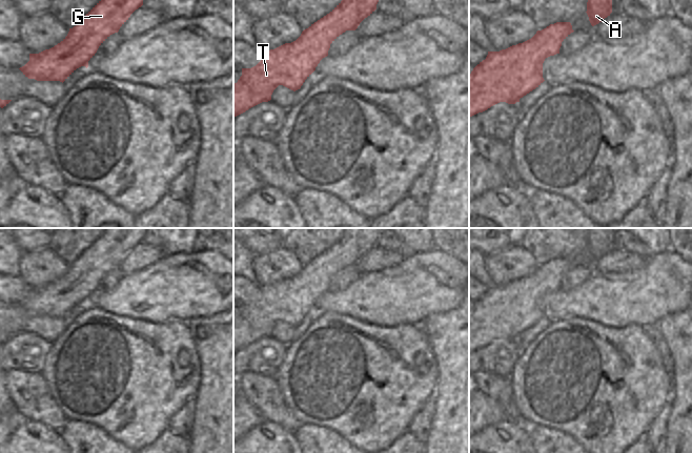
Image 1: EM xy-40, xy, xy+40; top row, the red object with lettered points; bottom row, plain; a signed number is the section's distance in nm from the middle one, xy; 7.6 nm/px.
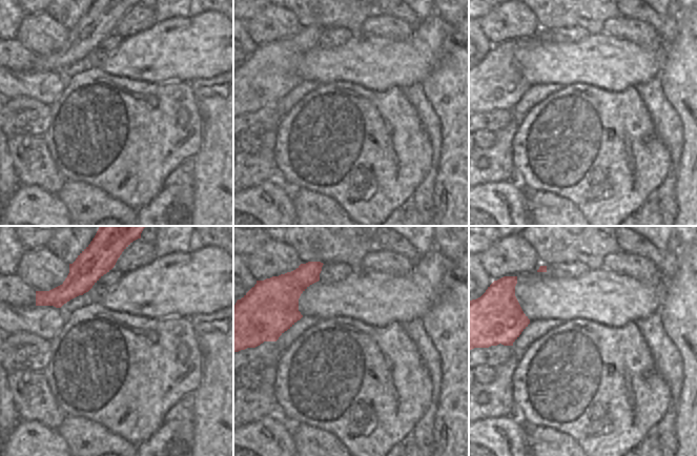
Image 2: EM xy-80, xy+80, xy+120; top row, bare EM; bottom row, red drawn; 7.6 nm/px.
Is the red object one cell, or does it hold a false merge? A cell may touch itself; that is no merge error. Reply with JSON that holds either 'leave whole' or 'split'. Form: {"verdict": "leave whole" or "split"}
{"verdict": "leave whole"}

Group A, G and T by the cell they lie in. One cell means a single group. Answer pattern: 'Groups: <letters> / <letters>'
Groups: A G T.

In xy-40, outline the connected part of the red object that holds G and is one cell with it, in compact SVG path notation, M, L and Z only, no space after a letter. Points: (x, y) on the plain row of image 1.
M105 228L105 231L73 263L57 281L39 289L29 289L29 296L19 305L28 314L37 316L64 317L77 304L88 303L88 296L99 282L128 255L130 250L143 241L147 228Z

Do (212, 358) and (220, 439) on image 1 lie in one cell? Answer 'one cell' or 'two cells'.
one cell

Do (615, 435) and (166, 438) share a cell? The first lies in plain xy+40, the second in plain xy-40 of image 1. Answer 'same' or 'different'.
different

